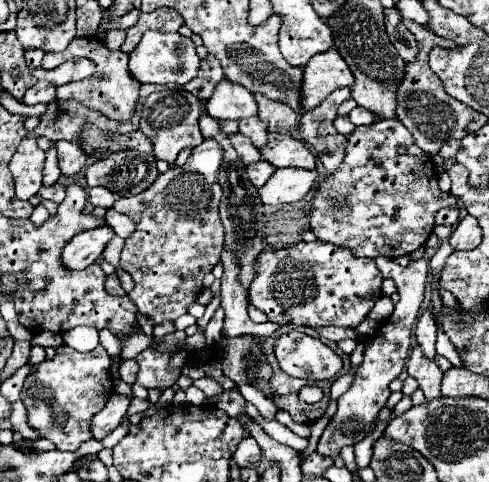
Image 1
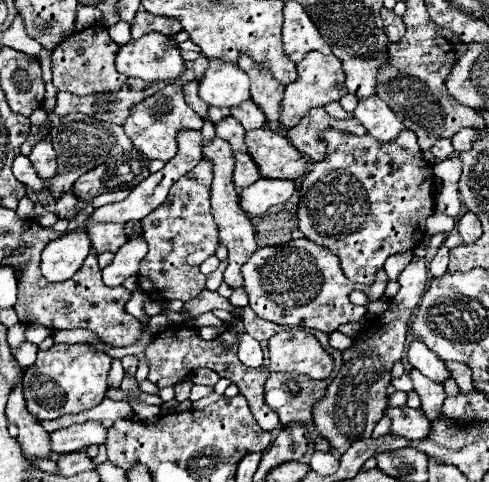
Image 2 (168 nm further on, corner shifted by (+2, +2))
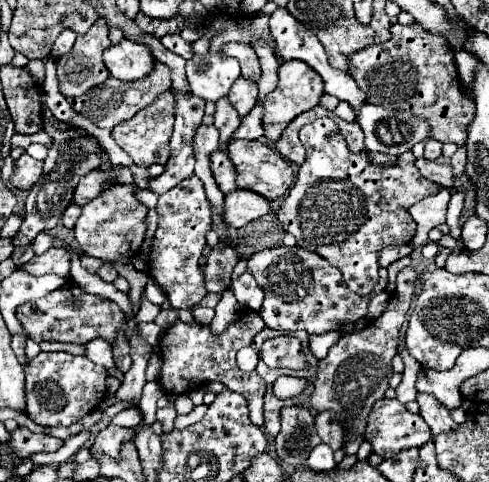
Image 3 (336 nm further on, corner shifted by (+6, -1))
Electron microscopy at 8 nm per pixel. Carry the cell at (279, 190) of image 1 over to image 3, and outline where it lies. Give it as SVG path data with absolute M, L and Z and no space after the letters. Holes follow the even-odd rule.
M235 189L225 197L225 213L223 219L231 227L243 227L271 211L271 201L255 191Z

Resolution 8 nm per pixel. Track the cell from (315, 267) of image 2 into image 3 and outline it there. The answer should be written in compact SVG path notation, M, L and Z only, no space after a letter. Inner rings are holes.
M271 247L253 253L247 259L247 273L255 277L259 287L265 293L263 307L259 311L261 319L271 329L295 331L305 329L309 335L321 335L327 331L339 331L341 323L355 323L367 315L369 299L387 287L387 269L379 269L379 283L375 289L361 297L347 289L339 269L329 265L327 259L303 247Z

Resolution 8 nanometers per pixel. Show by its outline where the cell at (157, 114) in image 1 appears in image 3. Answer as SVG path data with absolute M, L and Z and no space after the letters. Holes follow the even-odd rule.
M165 91L151 105L137 111L129 121L119 123L111 131L111 135L117 141L117 145L129 153L135 165L139 167L149 167L153 163L165 165L169 159L169 139L173 133L173 121L175 121L175 95L173 91Z

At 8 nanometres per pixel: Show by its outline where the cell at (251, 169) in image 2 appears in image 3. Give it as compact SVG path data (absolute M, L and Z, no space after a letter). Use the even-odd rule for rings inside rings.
M219 149L213 151L213 175L215 175L215 181L223 193L237 189L237 183L235 183L237 171L235 171L227 151L219 151Z

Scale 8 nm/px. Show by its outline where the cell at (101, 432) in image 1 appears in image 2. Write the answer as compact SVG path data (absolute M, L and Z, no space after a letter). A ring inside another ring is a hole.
M85 422L85 424L75 424L69 428L61 428L49 434L51 438L51 450L57 454L69 454L83 450L91 444L103 444L105 442L105 428L97 422Z

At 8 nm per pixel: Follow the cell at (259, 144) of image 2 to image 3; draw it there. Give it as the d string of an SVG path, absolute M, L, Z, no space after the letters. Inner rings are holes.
M233 139L227 147L229 151L229 157L233 159L233 165L237 167L237 185L241 189L249 189L249 191L257 191L259 195L265 195L267 199L277 199L279 195L283 195L295 175L293 175L293 165L283 159L275 149L271 149L267 143L255 139L255 141L249 141L249 139Z

